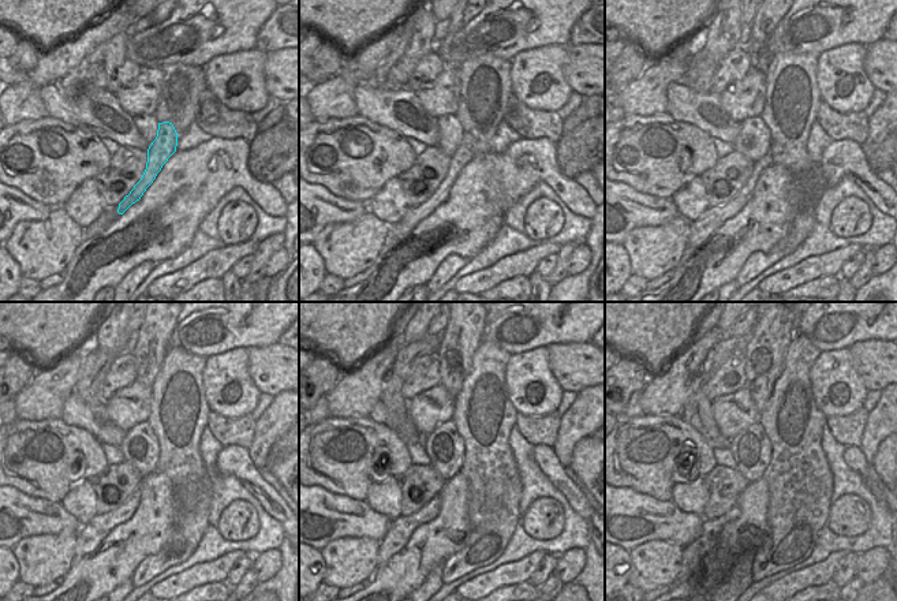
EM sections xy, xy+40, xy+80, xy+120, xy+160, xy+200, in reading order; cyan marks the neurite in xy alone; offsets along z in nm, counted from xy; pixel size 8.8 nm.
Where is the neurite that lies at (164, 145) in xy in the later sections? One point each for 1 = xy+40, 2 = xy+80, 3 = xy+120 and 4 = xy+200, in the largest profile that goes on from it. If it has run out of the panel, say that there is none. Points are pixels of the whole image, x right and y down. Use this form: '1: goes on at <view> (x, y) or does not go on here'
1: goes on at xy+40 (464, 153)
2: goes on at xy+80 (713, 217)
3: goes on at xy+120 (98, 527)
4: goes on at xy+200 (710, 527)

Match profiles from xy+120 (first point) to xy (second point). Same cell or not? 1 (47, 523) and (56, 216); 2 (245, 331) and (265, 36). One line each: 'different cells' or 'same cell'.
1: different cells
2: different cells

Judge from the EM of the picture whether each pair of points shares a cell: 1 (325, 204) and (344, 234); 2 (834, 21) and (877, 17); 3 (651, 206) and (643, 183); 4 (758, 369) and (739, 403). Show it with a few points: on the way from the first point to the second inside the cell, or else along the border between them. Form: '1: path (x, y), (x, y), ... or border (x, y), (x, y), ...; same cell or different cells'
1: border (366, 209), (350, 221), (328, 223), (313, 242); different cells
2: path (845, 18), (866, 17); same cell
3: border (619, 182), (624, 182), (641, 193), (671, 200); different cells
4: border (746, 385), (759, 413); different cells

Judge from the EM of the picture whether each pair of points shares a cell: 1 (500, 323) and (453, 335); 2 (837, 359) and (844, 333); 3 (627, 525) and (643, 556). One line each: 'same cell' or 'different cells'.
1: different cells
2: different cells
3: different cells

